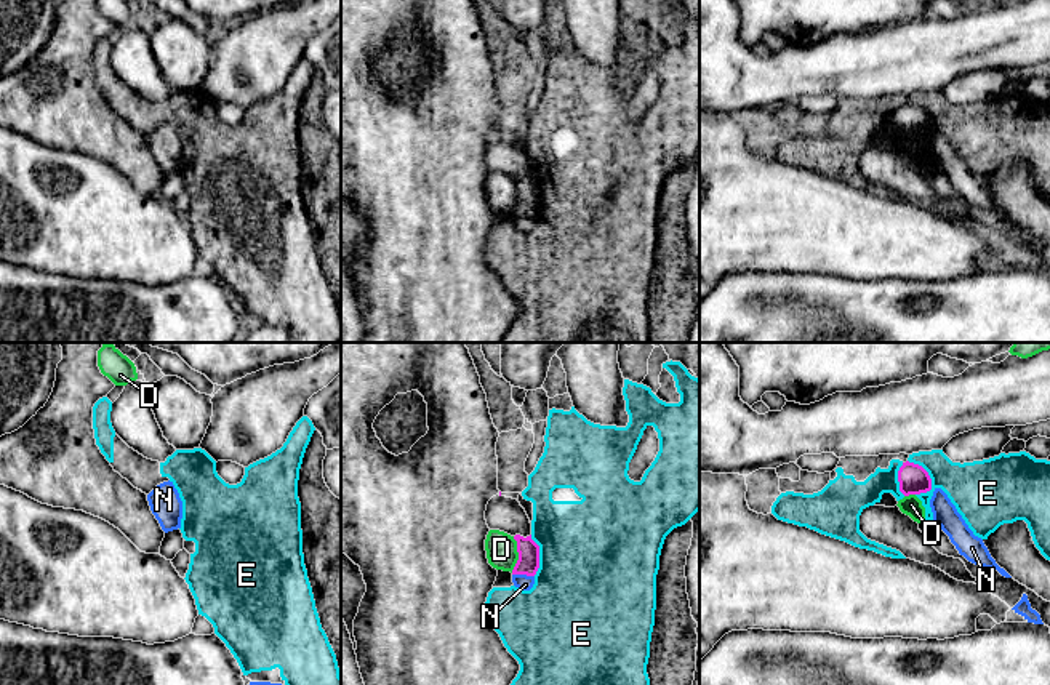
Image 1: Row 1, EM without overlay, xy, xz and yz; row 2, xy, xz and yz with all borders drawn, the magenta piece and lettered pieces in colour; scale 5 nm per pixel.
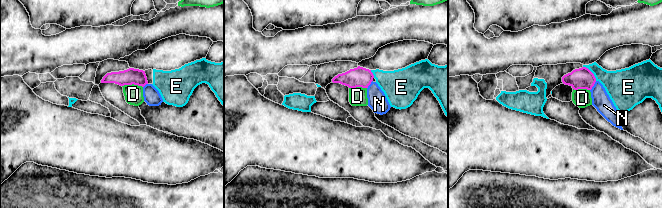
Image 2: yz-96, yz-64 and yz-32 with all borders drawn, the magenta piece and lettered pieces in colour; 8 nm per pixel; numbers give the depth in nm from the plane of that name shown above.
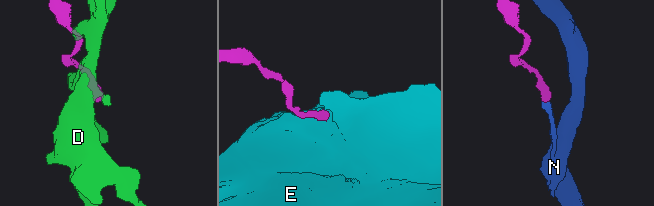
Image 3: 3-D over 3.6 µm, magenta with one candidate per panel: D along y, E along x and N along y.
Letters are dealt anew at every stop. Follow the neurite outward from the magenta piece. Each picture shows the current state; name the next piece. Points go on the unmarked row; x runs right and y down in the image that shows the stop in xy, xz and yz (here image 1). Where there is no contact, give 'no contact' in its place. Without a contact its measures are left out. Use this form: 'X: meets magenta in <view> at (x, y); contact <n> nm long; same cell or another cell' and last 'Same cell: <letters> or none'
D: meets magenta in xz at (519, 196); contact 180 nm long; another cell
E: meets magenta in yz at (927, 114); contact 200 nm long; another cell
N: meets magenta in xz at (524, 215); contact 110 nm long; another cell
Same cell: none

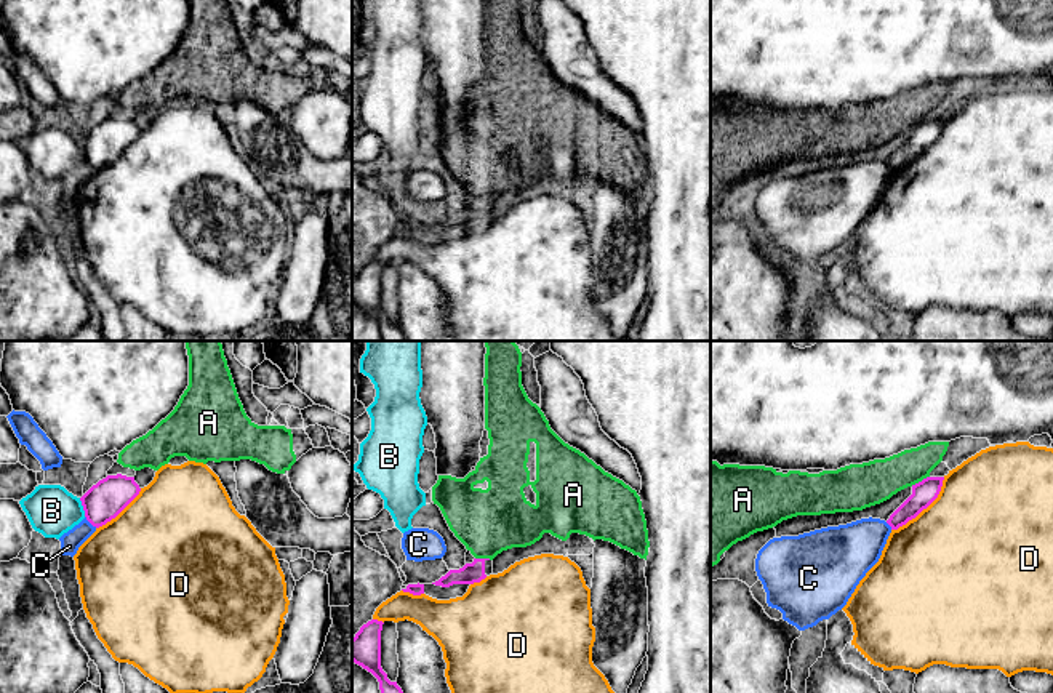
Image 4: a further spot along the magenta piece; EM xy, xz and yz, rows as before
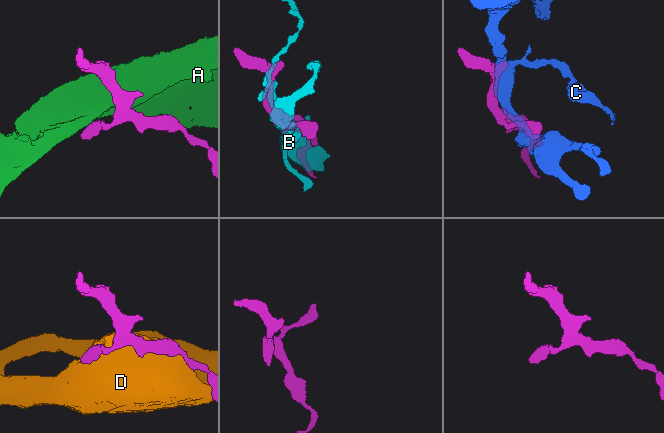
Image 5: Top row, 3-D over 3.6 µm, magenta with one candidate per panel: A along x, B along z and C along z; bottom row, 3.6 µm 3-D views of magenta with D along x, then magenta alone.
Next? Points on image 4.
A: meets magenta in yz at (919, 124); contact 110 nm long; another cell
B: meets magenta in xy at (84, 149); contact 100 nm long; another cell
C: meets magenta in xy at (90, 164); contact 90 nm long; another cell
D: meets magenta in yz at (924, 149); contact 380 nm long; another cell
Same cell: none

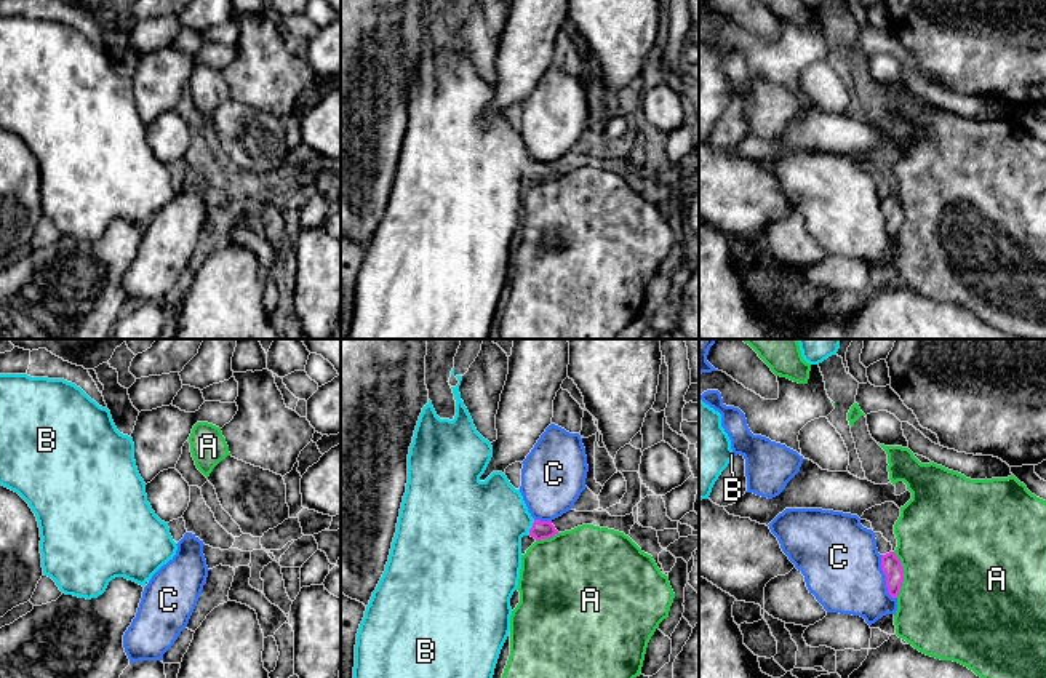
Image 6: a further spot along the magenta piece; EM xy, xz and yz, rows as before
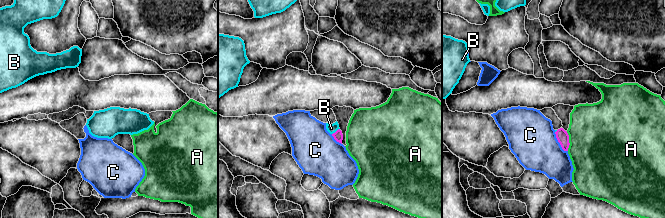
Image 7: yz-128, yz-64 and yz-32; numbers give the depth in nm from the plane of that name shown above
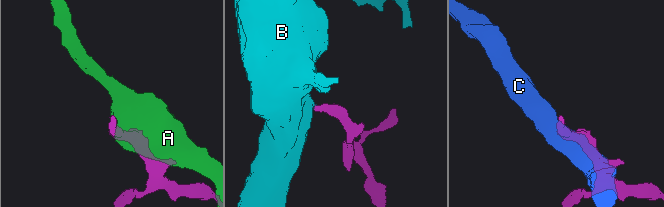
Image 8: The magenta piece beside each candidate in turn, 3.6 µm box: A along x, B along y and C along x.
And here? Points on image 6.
A: meets magenta in yz at (902, 216); contact 240 nm long; another cell
B: meets magenta in xz at (531, 170); contact 90 nm long; same cell
C: meets magenta in yz at (886, 219); contact 240 nm long; another cell
Same cell: B

